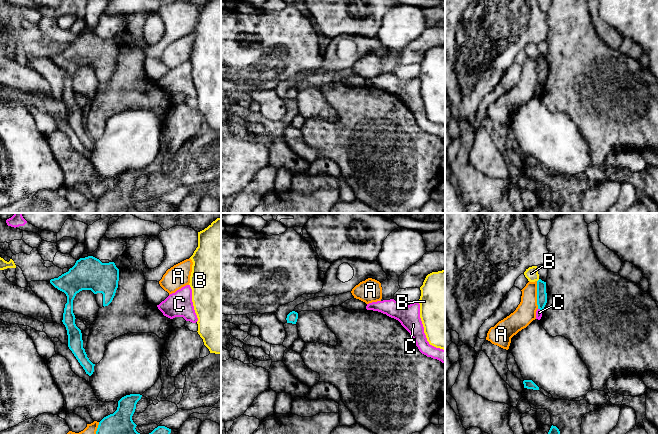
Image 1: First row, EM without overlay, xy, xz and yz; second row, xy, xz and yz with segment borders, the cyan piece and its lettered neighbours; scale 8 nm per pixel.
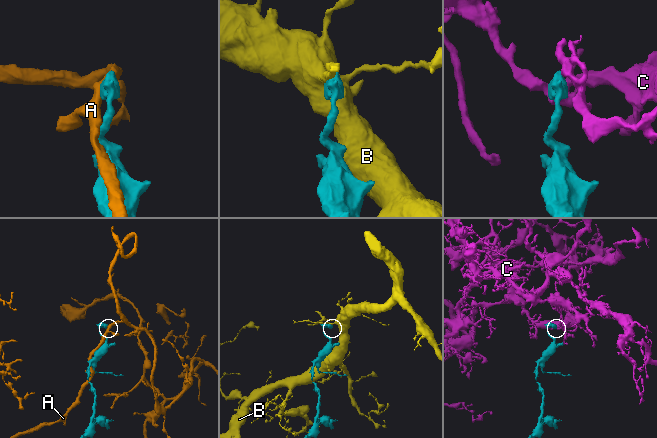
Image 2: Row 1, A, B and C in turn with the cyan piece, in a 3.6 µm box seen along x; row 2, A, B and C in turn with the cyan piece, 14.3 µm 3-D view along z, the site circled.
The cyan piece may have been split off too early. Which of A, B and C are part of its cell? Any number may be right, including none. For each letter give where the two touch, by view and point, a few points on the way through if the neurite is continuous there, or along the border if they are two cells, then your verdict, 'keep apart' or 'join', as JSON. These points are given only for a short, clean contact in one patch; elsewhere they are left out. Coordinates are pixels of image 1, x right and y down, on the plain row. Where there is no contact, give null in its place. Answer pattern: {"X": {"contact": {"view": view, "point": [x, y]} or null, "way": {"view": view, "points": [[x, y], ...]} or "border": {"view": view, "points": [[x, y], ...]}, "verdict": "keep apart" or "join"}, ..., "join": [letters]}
{"A": {"contact": {"view": "yz", "point": [537, 71]}, "verdict": "keep apart"}, "B": {"contact": {"view": "yz", "point": [538, 56]}, "verdict": "keep apart"}, "C": {"contact": {"view": "yz", "point": [540, 85]}, "border": {"view": "yz", "points": [[538, 84], [541, 86]]}, "verdict": "keep apart"}, "join": []}

